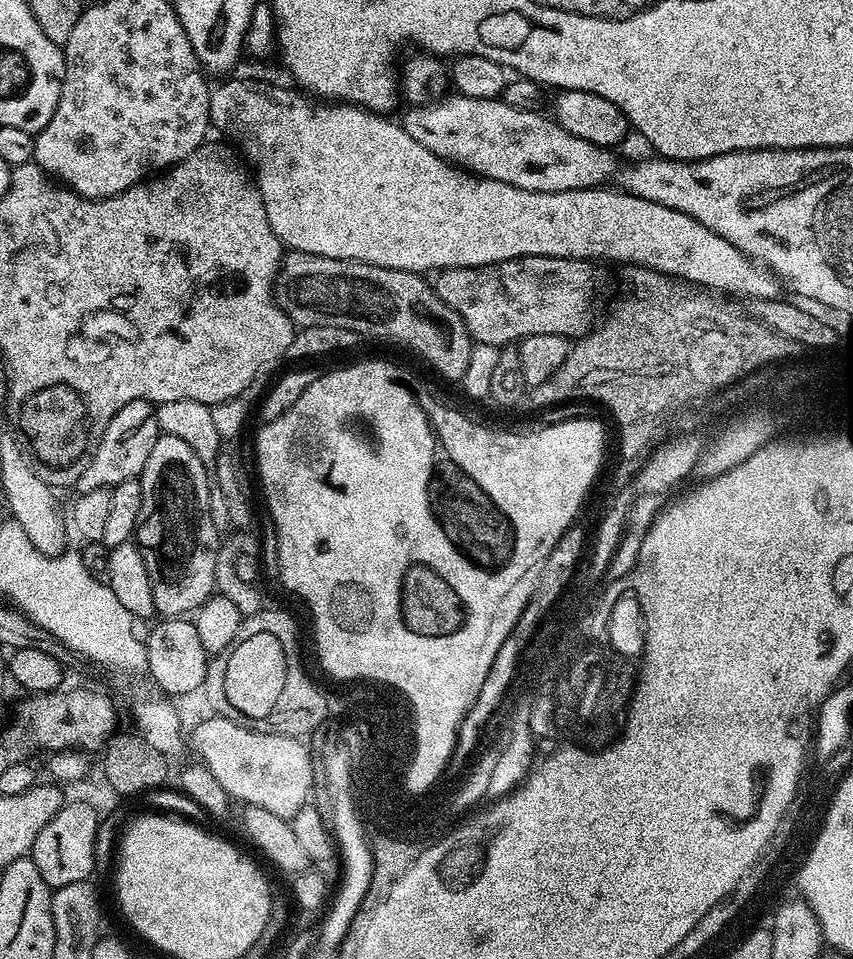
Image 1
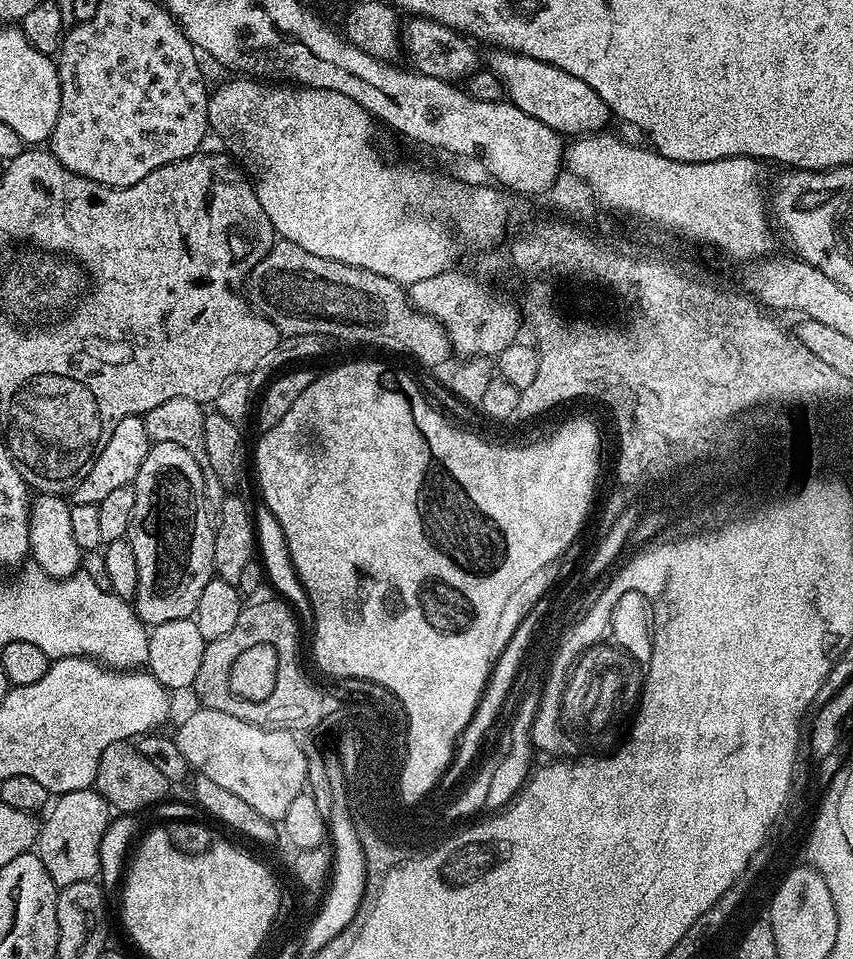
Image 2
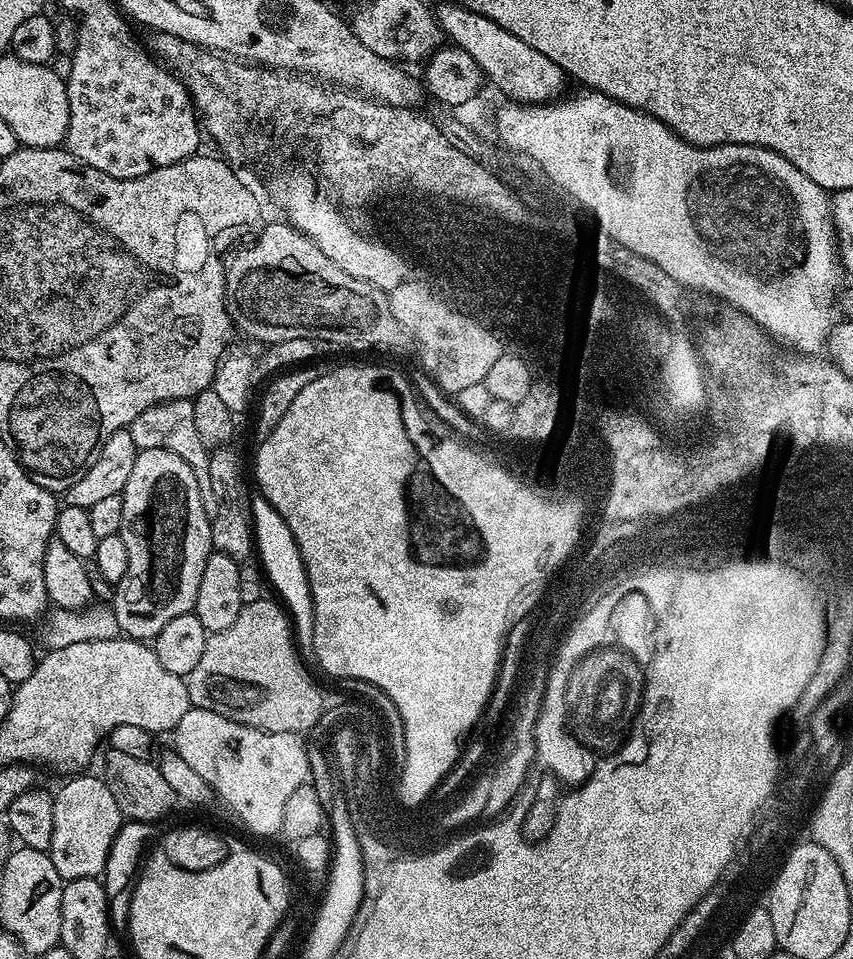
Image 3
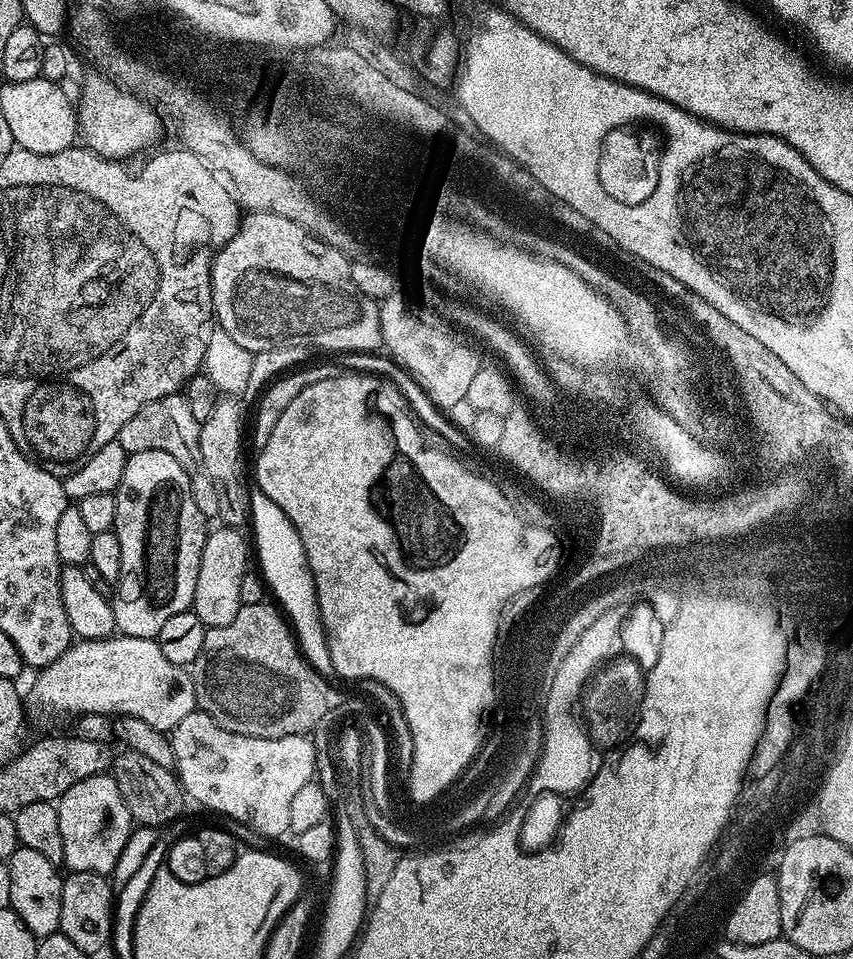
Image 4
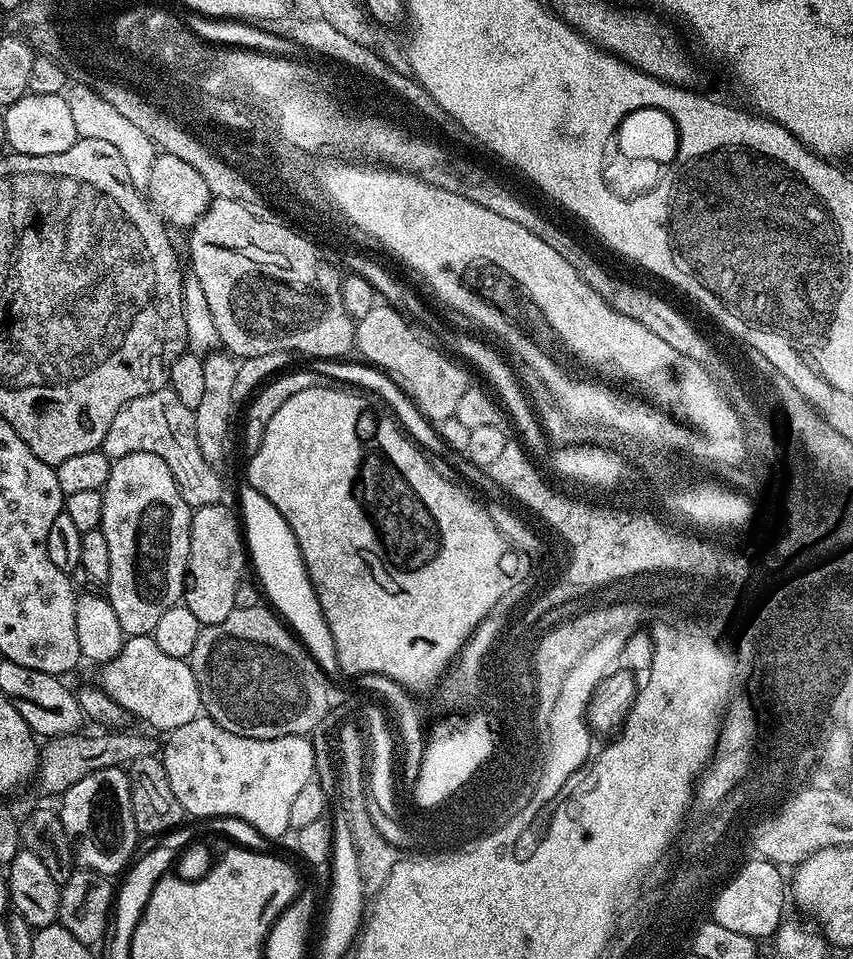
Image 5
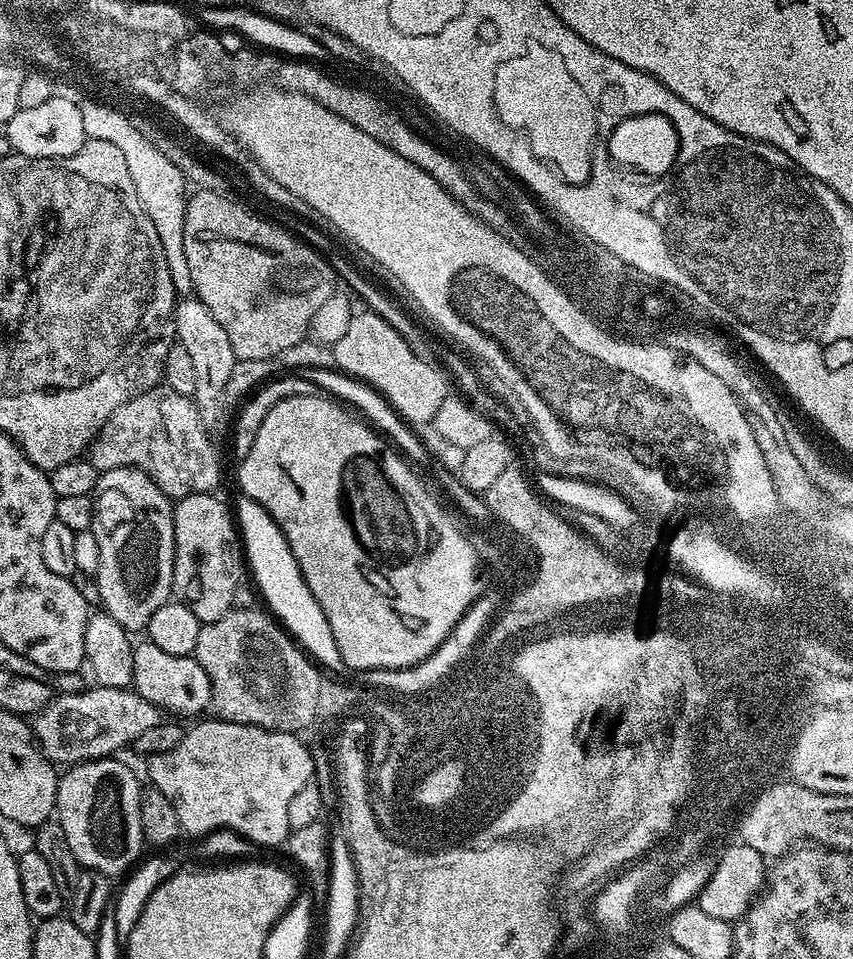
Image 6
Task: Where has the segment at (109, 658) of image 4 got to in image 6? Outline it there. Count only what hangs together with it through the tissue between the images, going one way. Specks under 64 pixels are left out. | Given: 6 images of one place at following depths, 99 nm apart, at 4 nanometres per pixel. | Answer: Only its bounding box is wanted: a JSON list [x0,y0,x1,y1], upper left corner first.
[131,642,212,717]

